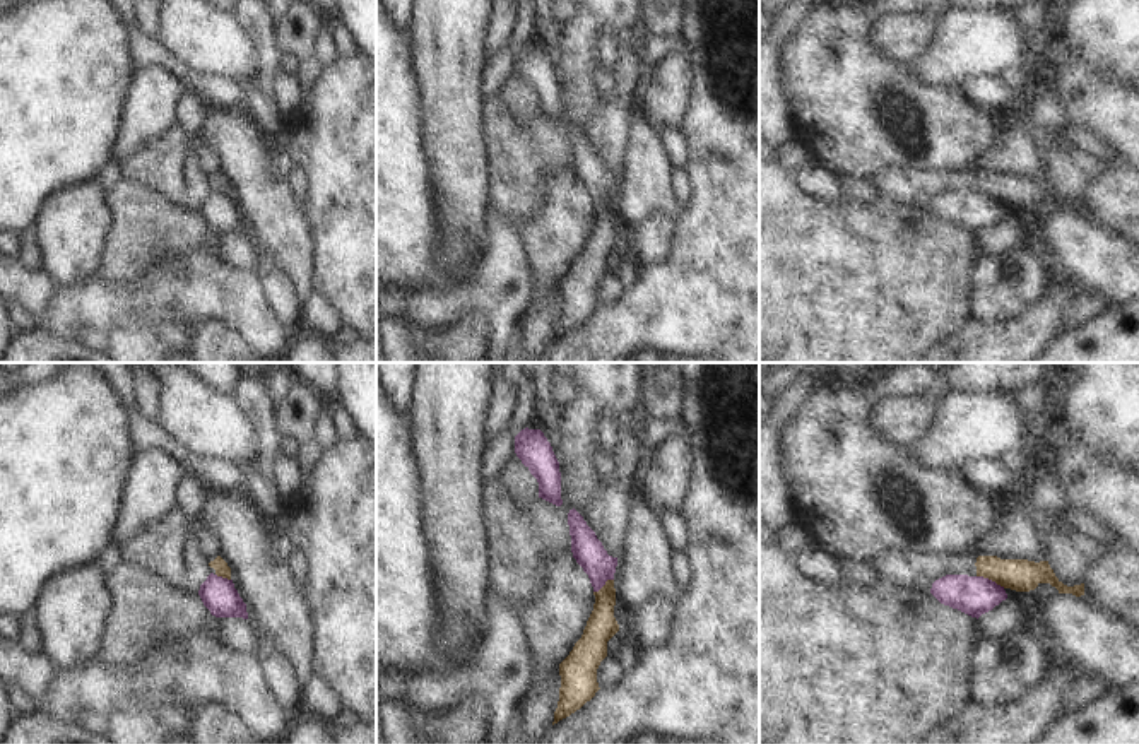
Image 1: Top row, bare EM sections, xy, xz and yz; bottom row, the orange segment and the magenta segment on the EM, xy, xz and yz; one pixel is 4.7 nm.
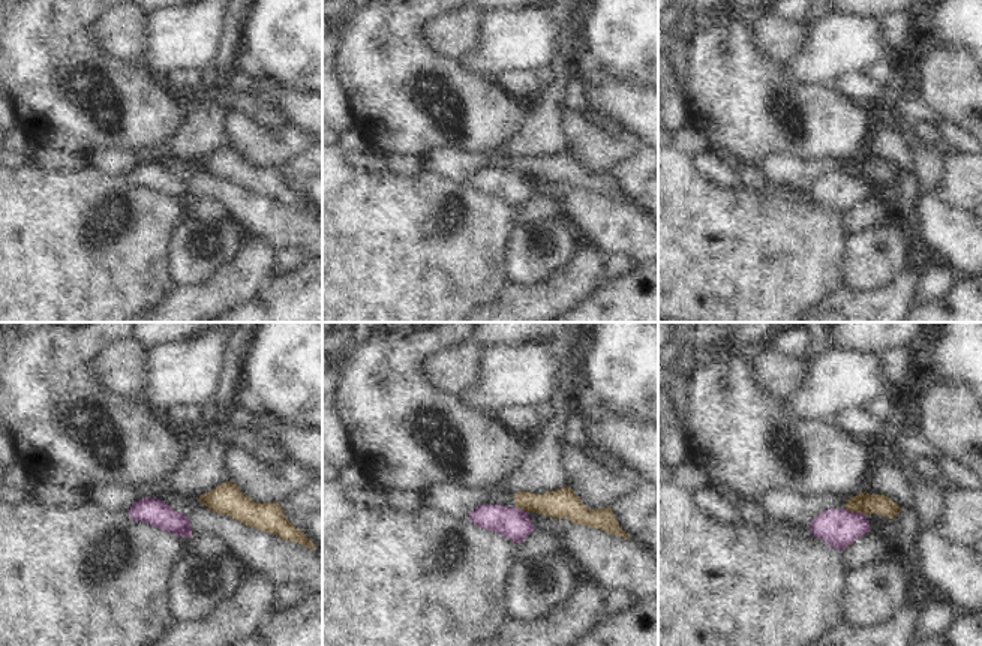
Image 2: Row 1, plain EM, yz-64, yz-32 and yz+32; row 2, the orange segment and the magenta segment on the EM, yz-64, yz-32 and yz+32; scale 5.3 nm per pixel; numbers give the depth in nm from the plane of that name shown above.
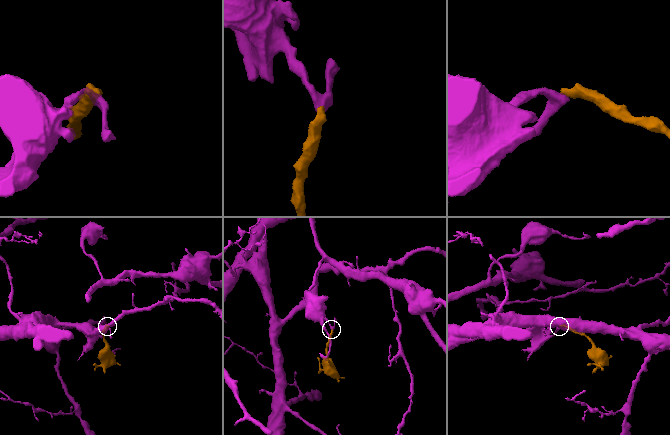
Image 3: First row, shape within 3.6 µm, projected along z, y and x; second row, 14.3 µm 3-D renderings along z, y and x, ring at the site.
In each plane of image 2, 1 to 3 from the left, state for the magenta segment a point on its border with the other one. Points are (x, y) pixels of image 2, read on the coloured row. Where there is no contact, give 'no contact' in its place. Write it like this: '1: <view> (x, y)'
1: no contact
2: yz-32 (520, 508)
3: yz+32 (856, 511)

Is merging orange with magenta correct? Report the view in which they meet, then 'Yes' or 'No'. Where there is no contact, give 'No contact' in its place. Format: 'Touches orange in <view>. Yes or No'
Touches orange in yz. No.

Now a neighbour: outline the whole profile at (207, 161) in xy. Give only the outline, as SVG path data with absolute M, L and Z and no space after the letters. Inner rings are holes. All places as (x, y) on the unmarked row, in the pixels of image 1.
M197 144L197 161L205 176L217 174L221 171L215 156L202 144Z

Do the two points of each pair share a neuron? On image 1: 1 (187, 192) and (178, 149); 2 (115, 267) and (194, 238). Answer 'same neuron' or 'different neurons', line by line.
1: same neuron
2: same neuron

